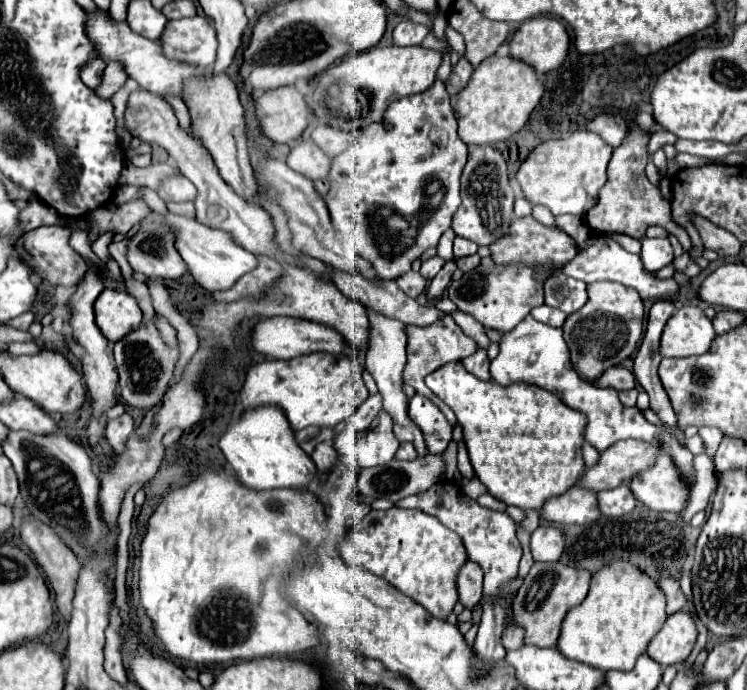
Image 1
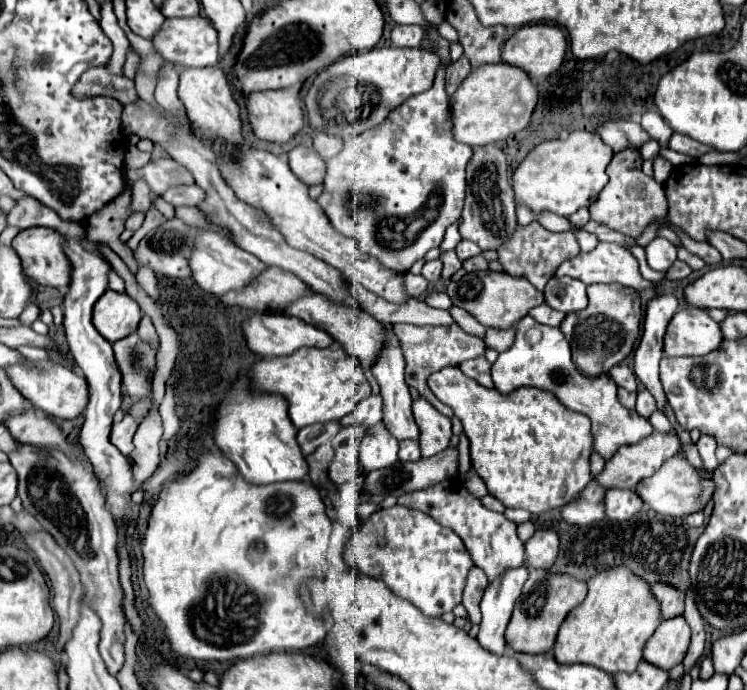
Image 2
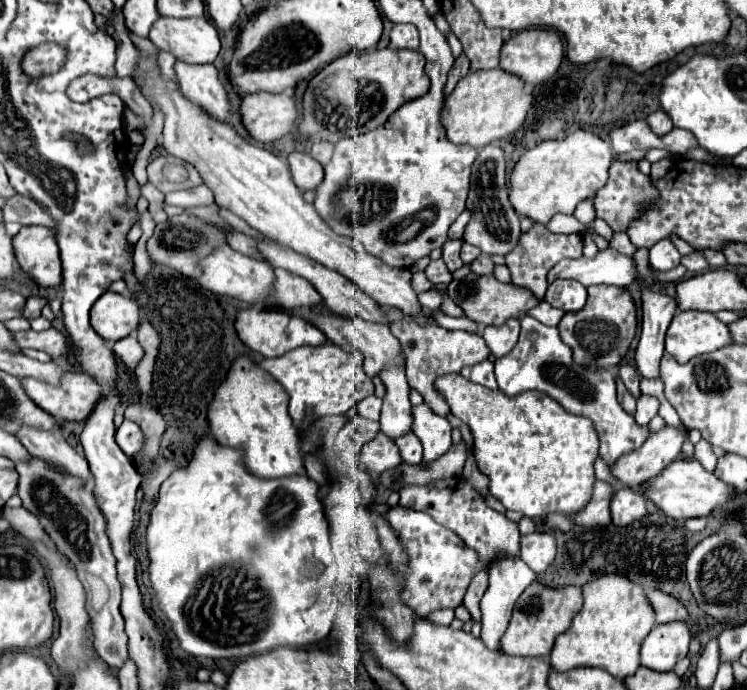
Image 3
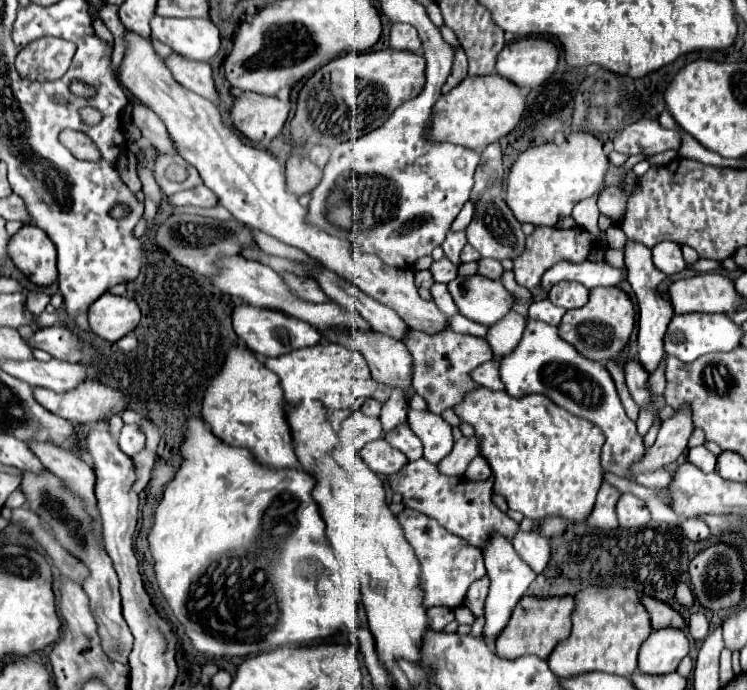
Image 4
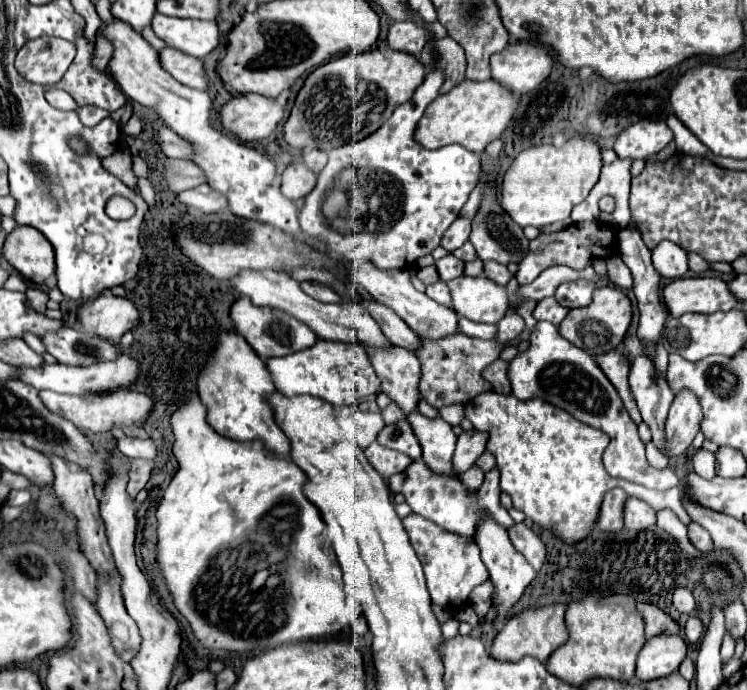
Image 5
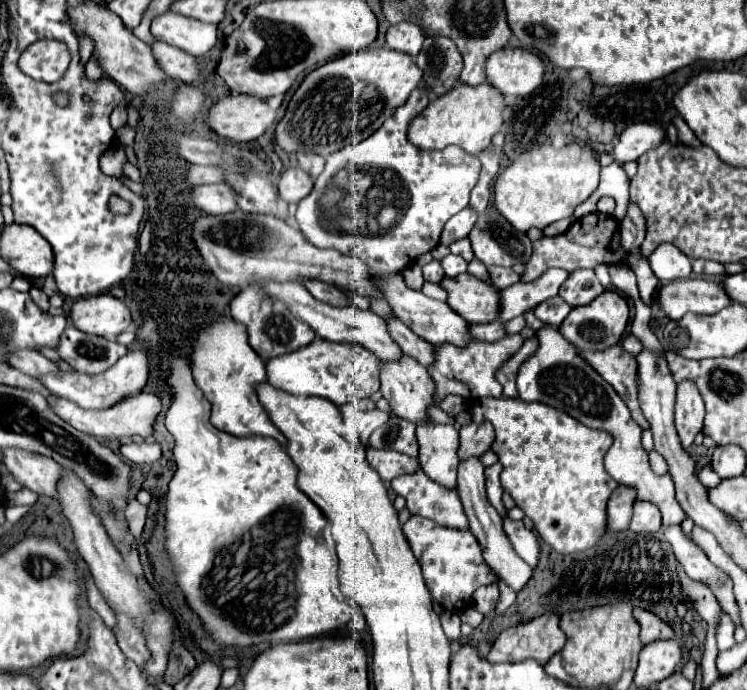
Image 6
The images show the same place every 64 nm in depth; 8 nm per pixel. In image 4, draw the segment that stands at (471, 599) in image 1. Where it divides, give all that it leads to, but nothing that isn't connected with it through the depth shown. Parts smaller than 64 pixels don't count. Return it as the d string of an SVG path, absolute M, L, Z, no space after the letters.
M484 576L480 578L478 582L474 582L470 588L468 588L468 594L466 594L466 600L464 600L464 606L476 616L484 616L484 598L488 594L488 588L490 588L490 580Z

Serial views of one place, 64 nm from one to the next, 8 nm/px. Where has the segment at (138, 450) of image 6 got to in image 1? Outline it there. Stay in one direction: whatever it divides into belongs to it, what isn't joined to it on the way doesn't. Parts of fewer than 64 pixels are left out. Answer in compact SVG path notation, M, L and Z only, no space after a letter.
M124 412L120 418L106 422L104 434L106 434L106 440L110 442L110 446L114 446L116 450L124 450L124 442L132 434L132 430L134 430L134 420L130 414Z

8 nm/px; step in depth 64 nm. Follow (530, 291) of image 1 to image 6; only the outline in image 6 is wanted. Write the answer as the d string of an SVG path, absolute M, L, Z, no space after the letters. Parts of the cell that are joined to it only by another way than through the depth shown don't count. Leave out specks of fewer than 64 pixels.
M472 274L444 278L440 282L448 292L448 304L470 324L494 322L500 316L500 292L486 280Z

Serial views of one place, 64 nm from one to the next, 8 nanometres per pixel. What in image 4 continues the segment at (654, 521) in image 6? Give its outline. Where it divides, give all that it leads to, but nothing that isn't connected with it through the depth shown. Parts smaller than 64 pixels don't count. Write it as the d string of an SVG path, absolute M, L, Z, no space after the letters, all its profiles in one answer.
M622 494L618 504L616 504L616 514L618 514L618 524L622 528L632 528L632 526L642 526L650 520L650 512L646 504L636 498L634 494Z

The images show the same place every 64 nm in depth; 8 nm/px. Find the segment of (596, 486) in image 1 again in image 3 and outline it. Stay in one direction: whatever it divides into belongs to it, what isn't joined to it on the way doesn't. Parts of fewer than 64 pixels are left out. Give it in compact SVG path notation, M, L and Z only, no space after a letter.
M664 426L664 430L650 434L640 450L636 448L628 454L622 454L622 458L614 466L610 466L610 472L624 486L638 486L656 476L664 466L680 456L682 440L684 438L680 430Z

